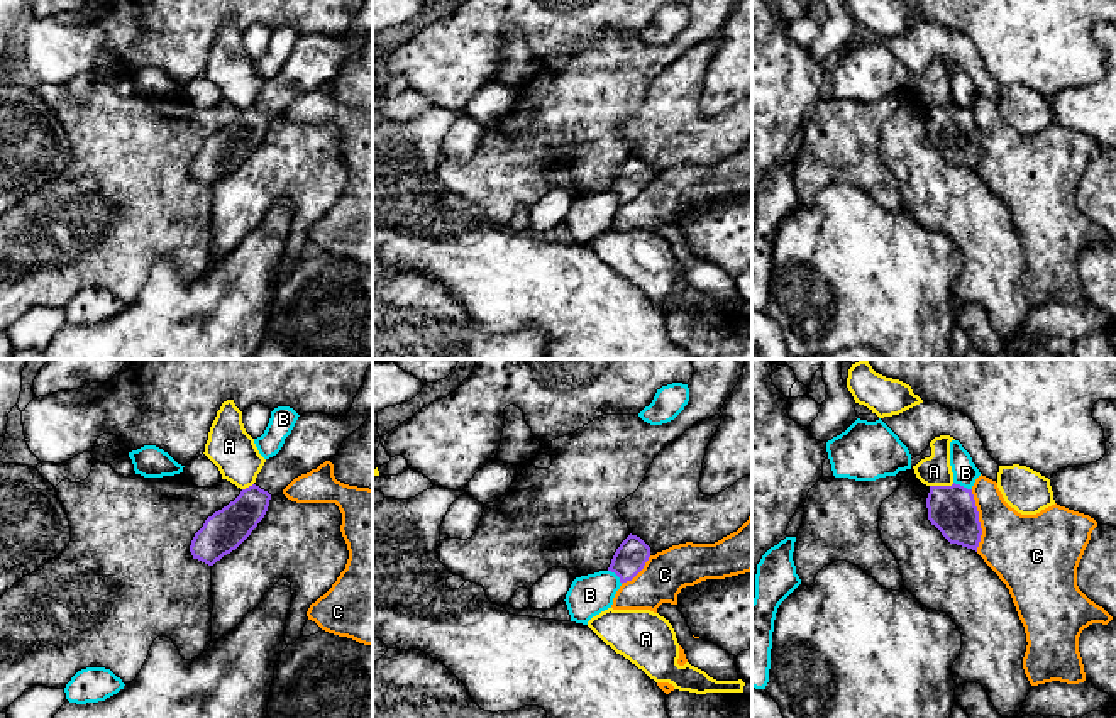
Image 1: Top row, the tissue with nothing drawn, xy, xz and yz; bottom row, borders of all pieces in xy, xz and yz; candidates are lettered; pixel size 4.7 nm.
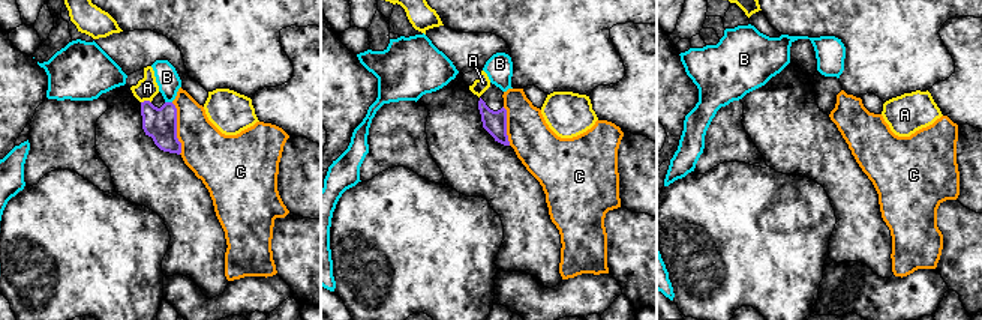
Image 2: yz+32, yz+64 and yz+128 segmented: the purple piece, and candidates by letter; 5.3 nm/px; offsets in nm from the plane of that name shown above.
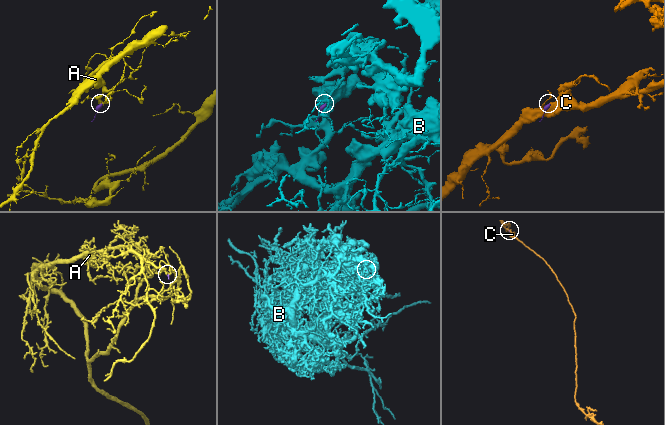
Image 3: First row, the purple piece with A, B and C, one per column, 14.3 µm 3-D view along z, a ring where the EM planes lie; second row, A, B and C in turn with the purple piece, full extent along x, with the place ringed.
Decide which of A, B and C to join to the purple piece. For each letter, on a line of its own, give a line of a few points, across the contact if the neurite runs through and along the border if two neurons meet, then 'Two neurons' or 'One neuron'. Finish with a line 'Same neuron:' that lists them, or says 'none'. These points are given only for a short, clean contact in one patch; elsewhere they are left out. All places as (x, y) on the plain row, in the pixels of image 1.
A: Line: yz (954, 104), (930, 107). Two neurons
B: Two neurons
C: Two neurons
Same neuron: none

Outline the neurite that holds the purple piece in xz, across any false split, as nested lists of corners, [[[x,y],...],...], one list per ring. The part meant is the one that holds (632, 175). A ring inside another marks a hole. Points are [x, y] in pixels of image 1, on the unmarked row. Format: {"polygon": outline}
{"polygon": [[[628,156],[616,169],[608,191],[620,198],[620,203],[632,202],[650,178],[650,168],[637,156]]]}

